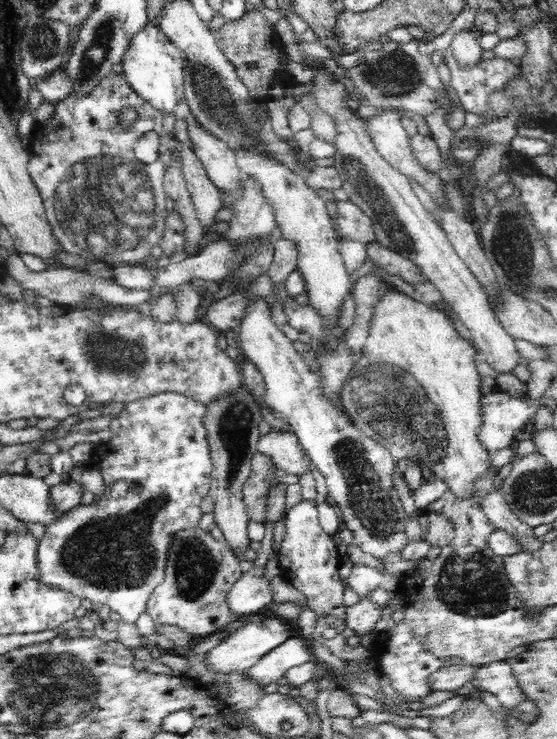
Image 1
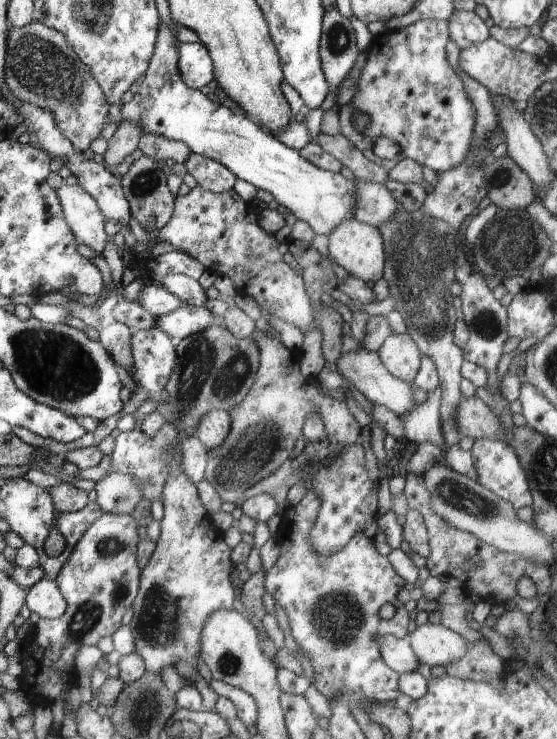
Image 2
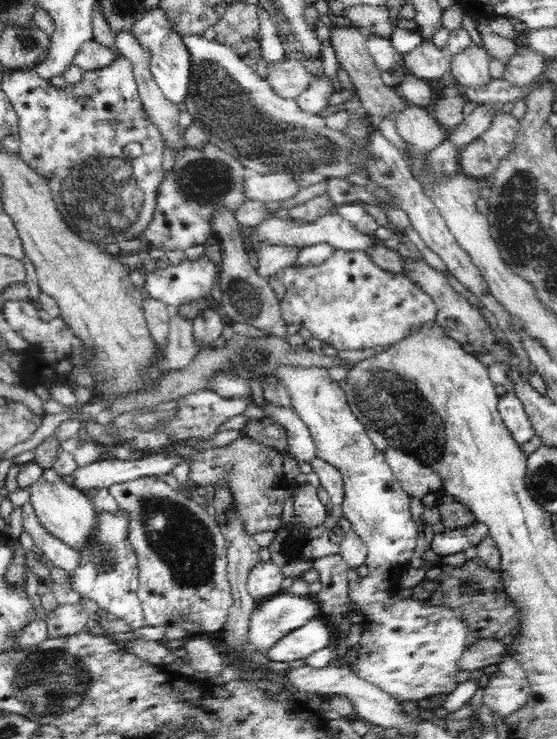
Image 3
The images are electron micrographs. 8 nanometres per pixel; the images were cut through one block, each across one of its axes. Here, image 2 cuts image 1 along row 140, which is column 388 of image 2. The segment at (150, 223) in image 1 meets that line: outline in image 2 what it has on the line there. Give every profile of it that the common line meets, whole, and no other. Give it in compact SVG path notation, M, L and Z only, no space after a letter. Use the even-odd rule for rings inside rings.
M420 20L394 31L386 31L373 38L372 44L366 50L368 60L362 68L362 74L356 84L356 94L352 104L339 108L340 133L358 148L364 158L374 165L392 169L400 160L410 158L416 160L422 167L434 172L446 172L450 168L458 168L466 154L474 146L474 128L476 125L476 110L465 92L463 81L449 64L446 55L446 45L450 41L448 20ZM352 112L362 112L368 118L368 126L356 131L350 122ZM378 138L392 138L400 148L400 154L393 160L382 159L372 152L372 146Z

